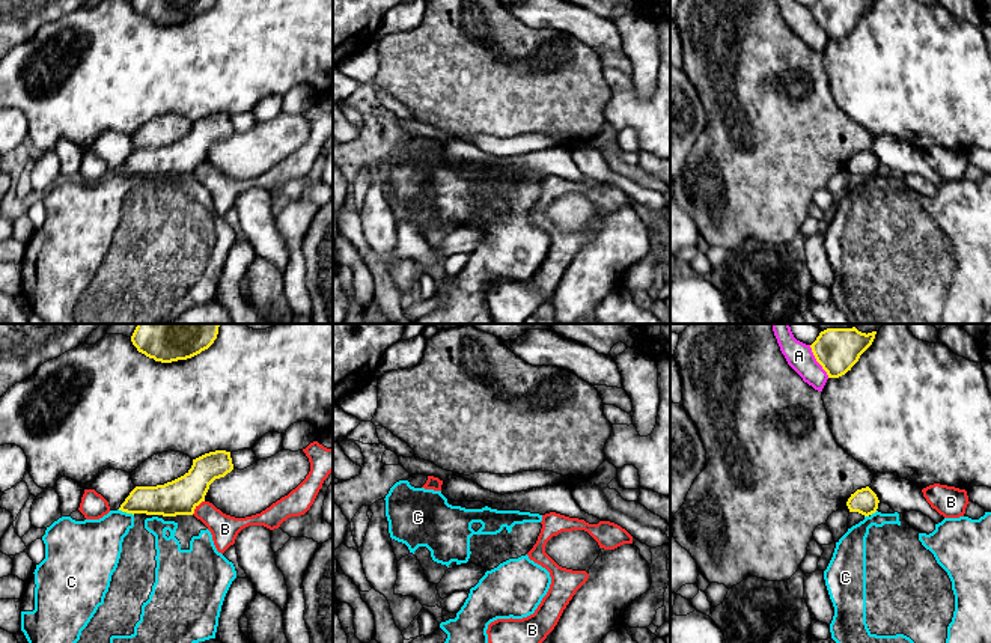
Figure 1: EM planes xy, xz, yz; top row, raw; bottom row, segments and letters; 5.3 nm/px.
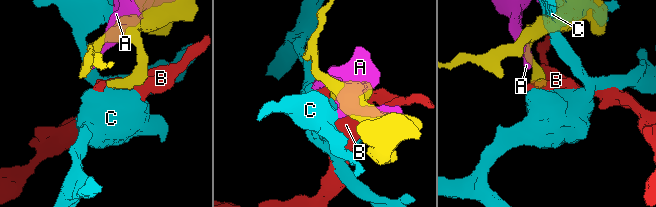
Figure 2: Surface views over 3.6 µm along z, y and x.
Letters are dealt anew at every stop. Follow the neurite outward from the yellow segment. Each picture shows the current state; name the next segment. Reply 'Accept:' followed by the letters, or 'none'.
Accept: none

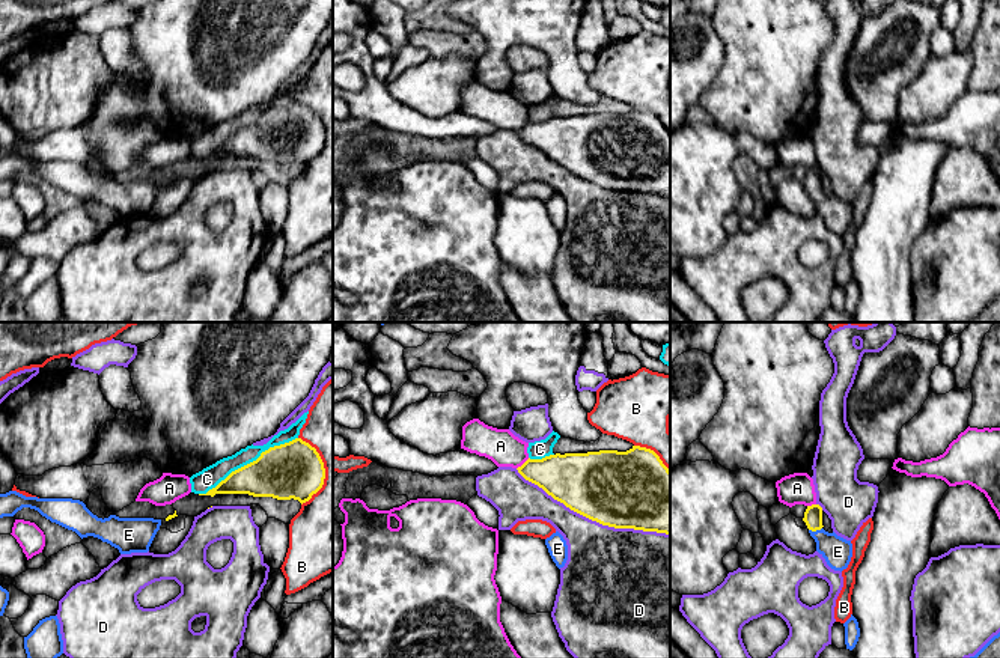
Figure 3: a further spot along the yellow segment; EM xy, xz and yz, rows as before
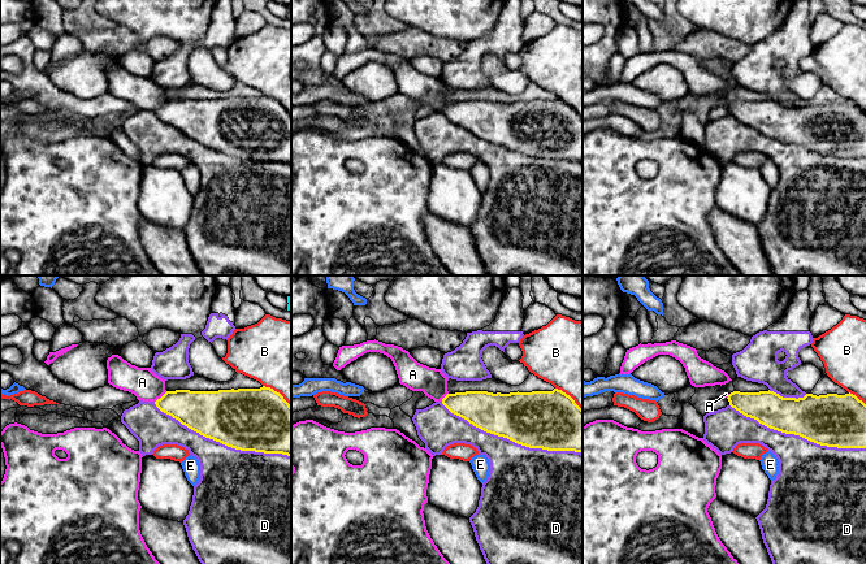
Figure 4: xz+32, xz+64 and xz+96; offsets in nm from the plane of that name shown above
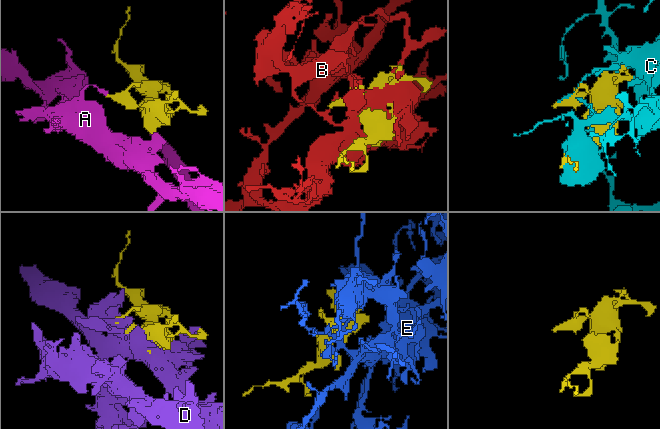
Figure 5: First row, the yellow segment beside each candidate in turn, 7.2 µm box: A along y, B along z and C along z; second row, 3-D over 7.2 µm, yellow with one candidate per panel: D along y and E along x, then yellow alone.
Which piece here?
Accept: E

